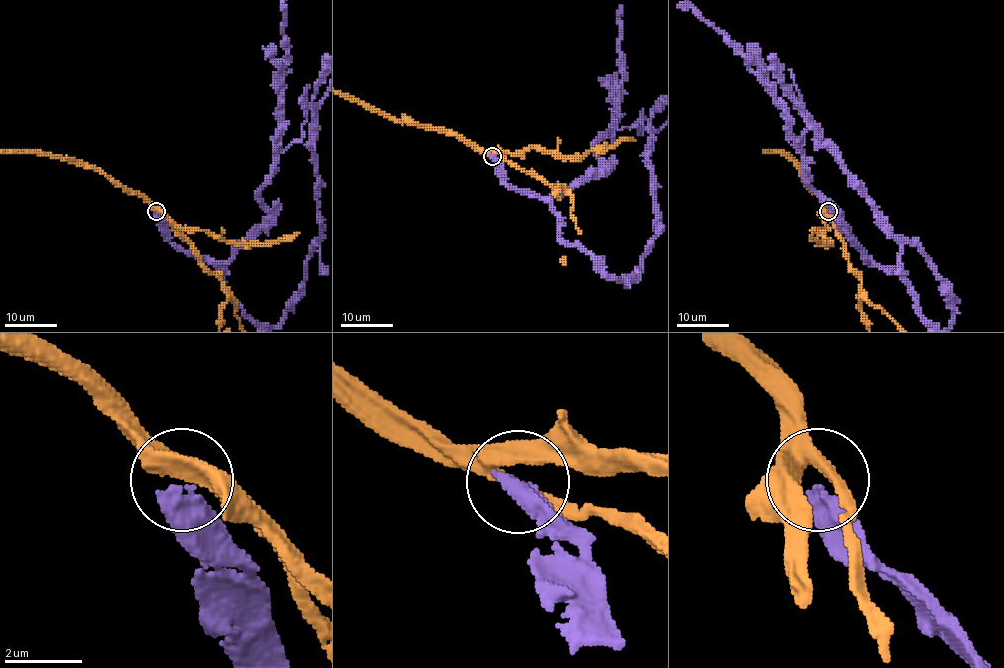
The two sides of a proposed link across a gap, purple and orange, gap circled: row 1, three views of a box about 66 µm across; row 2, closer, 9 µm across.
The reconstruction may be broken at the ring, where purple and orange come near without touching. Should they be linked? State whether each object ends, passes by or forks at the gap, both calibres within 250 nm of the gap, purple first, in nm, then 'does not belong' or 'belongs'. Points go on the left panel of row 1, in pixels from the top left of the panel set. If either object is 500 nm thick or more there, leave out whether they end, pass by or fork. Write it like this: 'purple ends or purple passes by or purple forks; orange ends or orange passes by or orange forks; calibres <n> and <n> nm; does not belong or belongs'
purple ends; orange passes by; calibres 480 and 280 nm; does not belong

